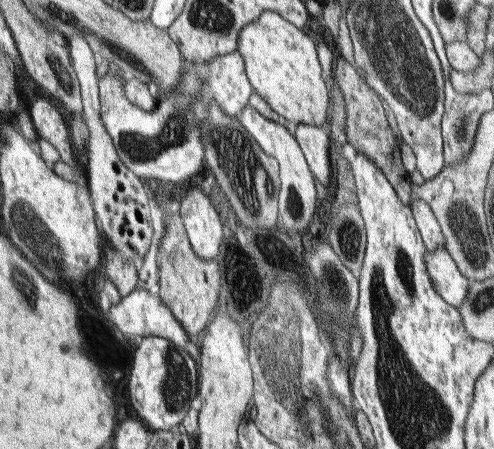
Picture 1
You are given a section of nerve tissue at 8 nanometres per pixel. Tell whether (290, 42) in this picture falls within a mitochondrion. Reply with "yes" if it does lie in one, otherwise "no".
no

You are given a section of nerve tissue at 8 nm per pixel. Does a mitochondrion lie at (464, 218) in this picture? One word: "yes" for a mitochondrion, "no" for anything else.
yes

